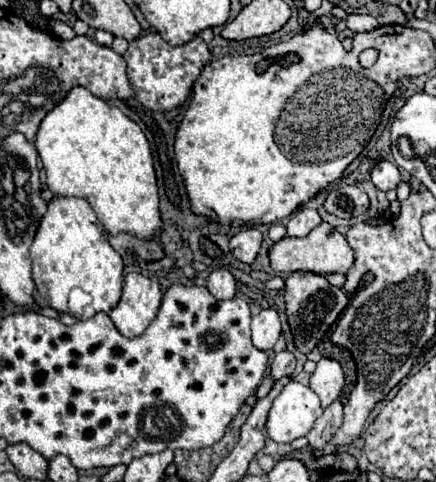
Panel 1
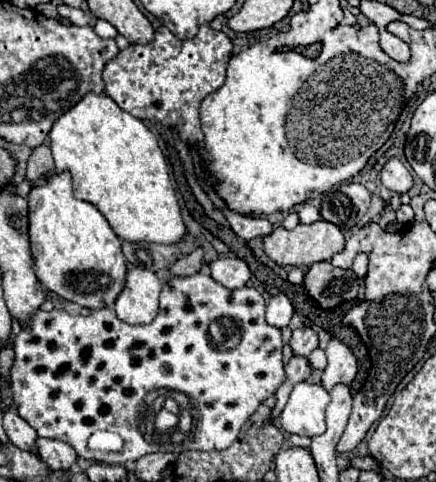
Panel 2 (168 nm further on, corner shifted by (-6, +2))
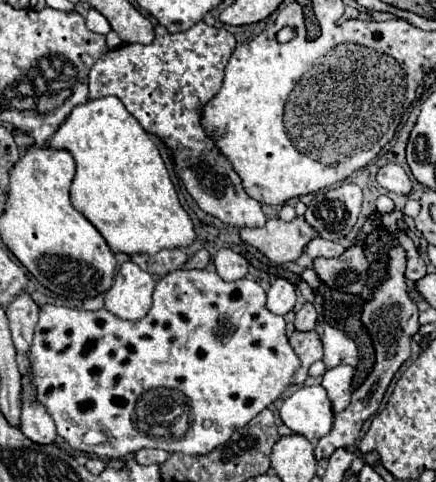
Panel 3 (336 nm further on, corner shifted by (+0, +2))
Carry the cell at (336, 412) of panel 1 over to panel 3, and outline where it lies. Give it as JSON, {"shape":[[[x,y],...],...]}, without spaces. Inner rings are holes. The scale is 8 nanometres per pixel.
{"shape":[[[337,366],[323,374],[321,386],[327,390],[327,398],[331,402],[333,412],[347,408],[351,398],[351,378],[353,378],[351,366]]]}

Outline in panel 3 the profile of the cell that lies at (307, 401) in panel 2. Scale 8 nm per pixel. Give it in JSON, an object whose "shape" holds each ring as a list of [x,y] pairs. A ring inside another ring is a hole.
{"shape":[[[301,386],[287,400],[283,400],[279,416],[295,434],[317,442],[331,430],[335,414],[321,386]]]}

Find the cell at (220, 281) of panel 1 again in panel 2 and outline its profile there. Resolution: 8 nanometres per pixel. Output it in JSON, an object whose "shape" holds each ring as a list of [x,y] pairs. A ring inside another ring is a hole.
{"shape":[[[233,256],[233,258],[217,258],[211,262],[211,276],[221,282],[225,288],[243,288],[249,278],[251,278],[251,270],[249,266]]]}

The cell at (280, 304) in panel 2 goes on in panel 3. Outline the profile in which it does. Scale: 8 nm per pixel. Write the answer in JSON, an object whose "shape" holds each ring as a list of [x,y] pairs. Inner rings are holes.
{"shape":[[[283,278],[275,280],[275,284],[267,292],[267,308],[273,314],[285,316],[287,312],[293,310],[293,306],[295,306],[295,286]]]}

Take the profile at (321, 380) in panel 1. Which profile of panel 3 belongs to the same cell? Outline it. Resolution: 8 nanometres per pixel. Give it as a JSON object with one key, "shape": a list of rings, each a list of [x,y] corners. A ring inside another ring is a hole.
{"shape":[[[325,324],[325,332],[323,332],[323,350],[325,350],[325,366],[327,370],[339,366],[339,364],[347,364],[347,366],[357,366],[359,356],[357,356],[357,346],[355,342],[345,336],[341,330]]]}

